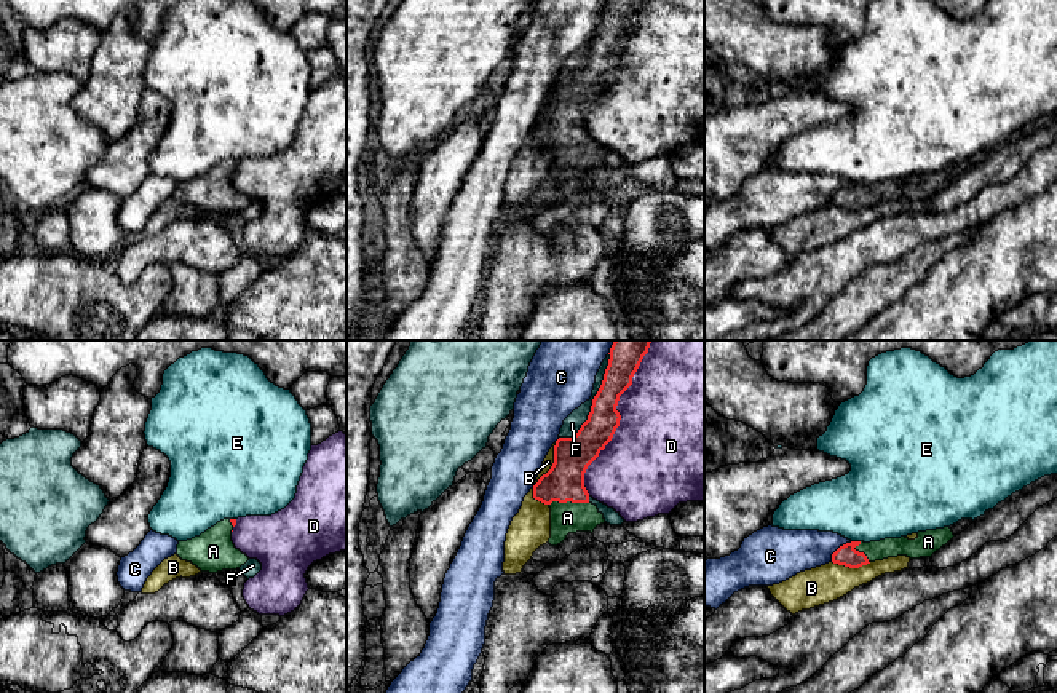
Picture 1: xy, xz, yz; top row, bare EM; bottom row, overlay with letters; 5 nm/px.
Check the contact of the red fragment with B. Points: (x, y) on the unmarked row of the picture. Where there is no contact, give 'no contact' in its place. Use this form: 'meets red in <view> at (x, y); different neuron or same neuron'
meets red in xz at (542, 118); different neuron

